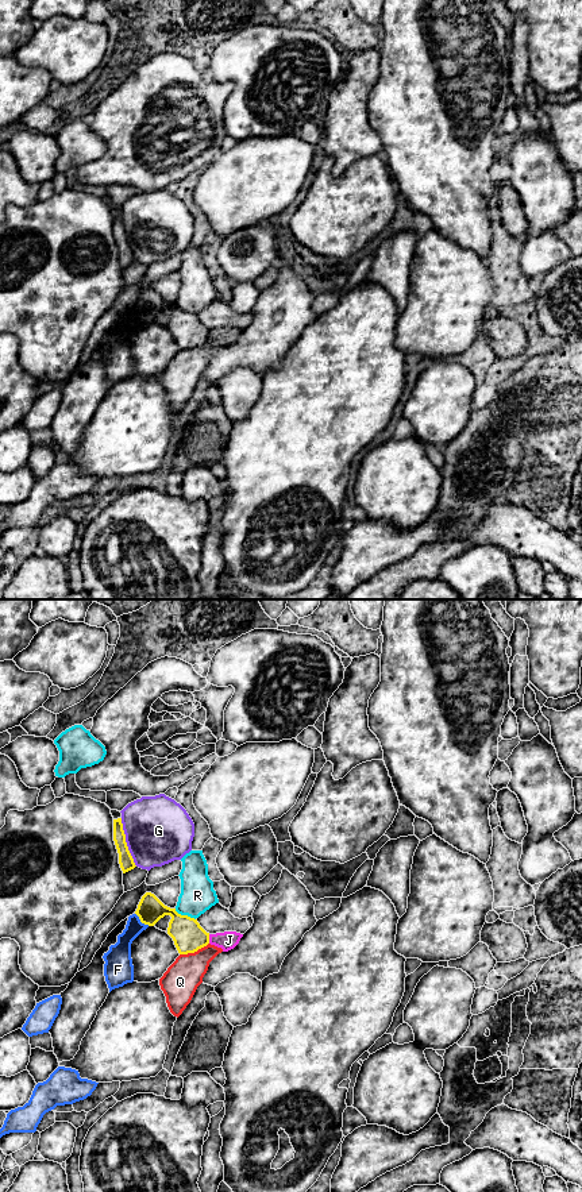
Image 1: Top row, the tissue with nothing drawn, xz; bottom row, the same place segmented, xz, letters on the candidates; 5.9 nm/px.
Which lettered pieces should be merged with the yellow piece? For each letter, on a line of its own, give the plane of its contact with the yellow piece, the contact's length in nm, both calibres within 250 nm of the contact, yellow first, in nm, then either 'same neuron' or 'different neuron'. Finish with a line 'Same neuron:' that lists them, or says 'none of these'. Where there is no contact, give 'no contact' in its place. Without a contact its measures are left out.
F: xz | 120 nm | 160/140 nm | different neuron
G: xz | 300 nm | 90/400 nm | different neuron
J: xz | 60 nm | 190/110 nm | different neuron
Q: xz | 190 nm | 190/220 nm | different neuron
R: xz | 140 nm | 190/200 nm | different neuron
Same neuron: none of these

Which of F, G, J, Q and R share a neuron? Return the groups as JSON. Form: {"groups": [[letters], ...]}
{"groups": [["F"], ["G"], ["J"], ["Q"], ["R"]]}

